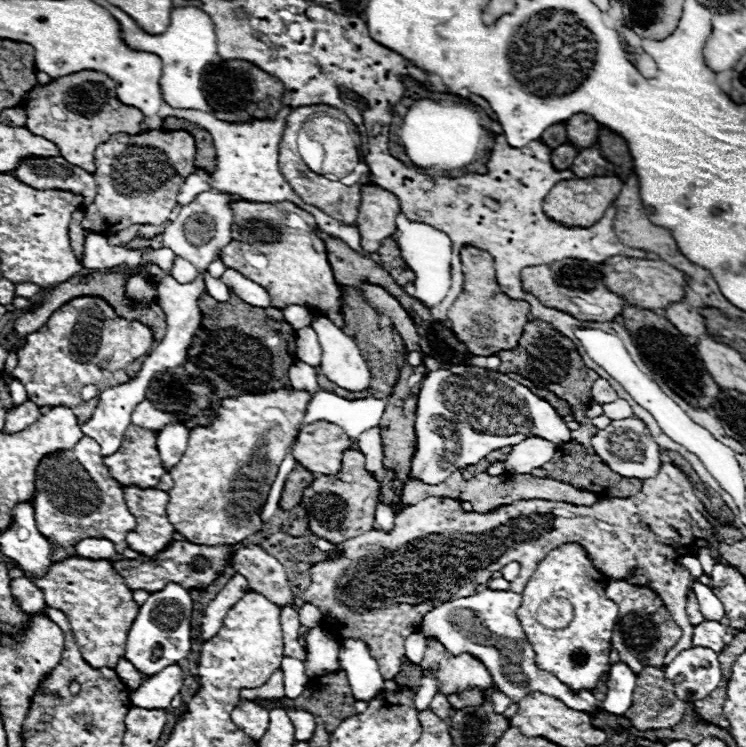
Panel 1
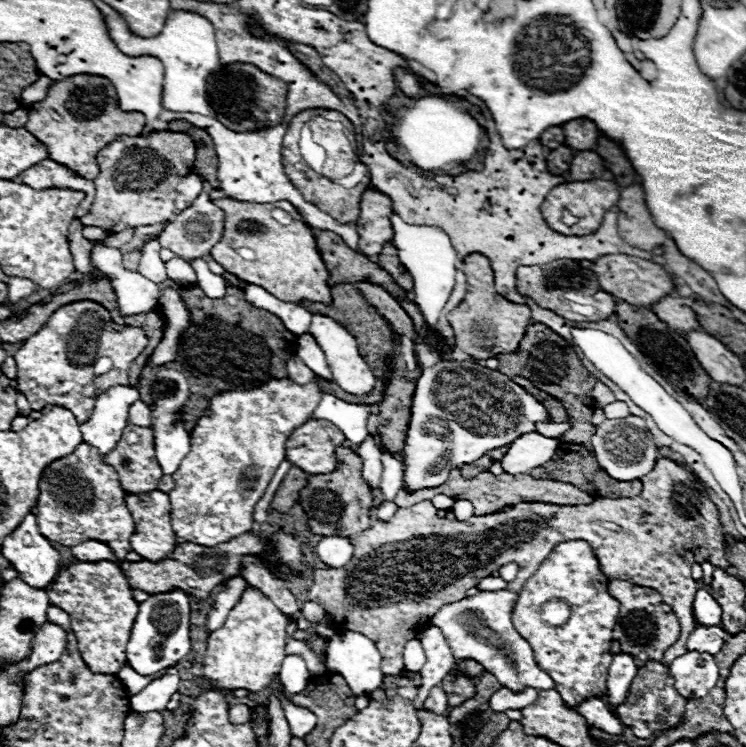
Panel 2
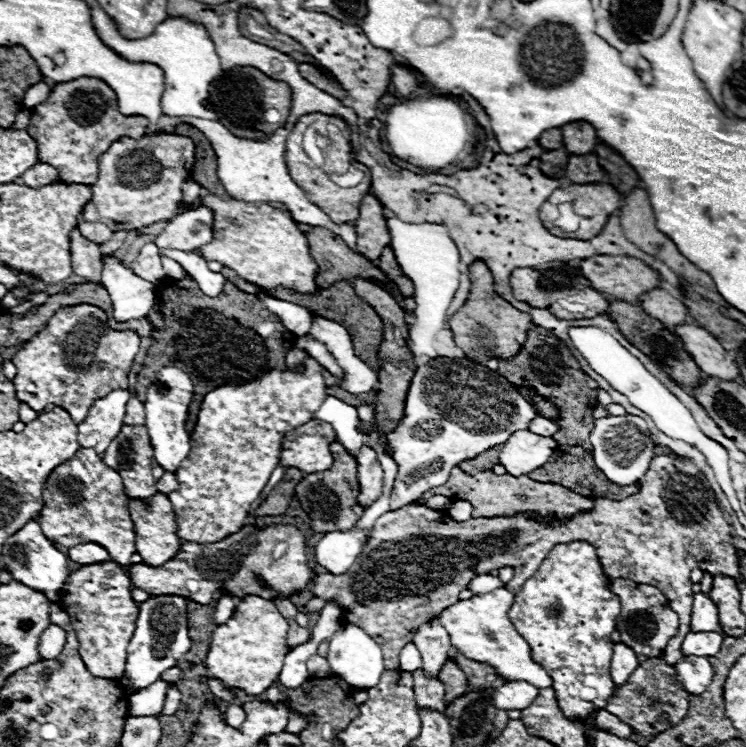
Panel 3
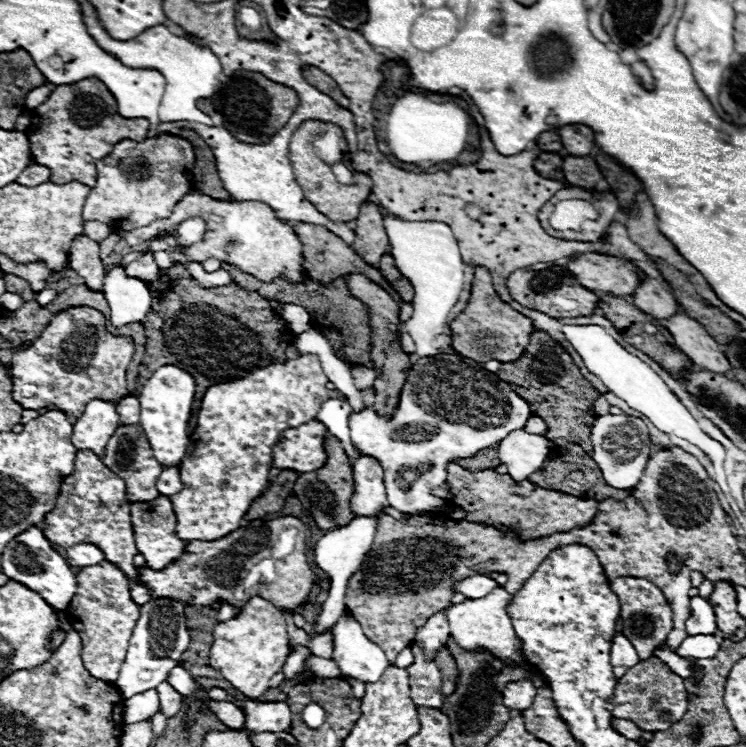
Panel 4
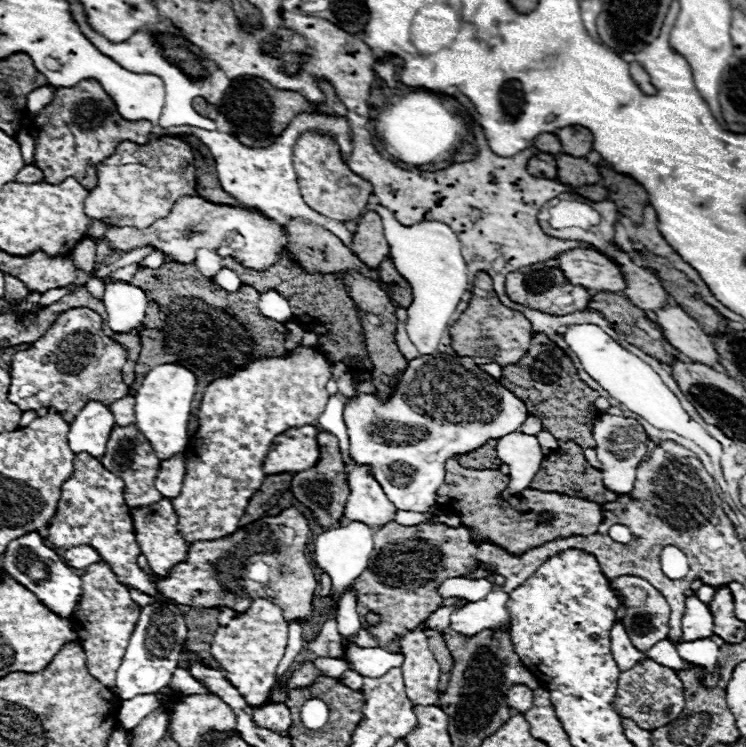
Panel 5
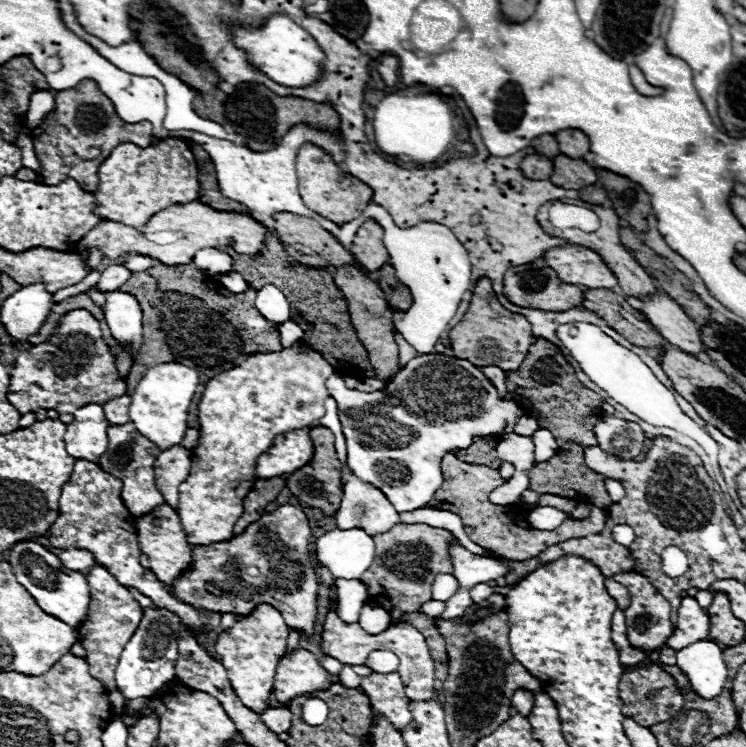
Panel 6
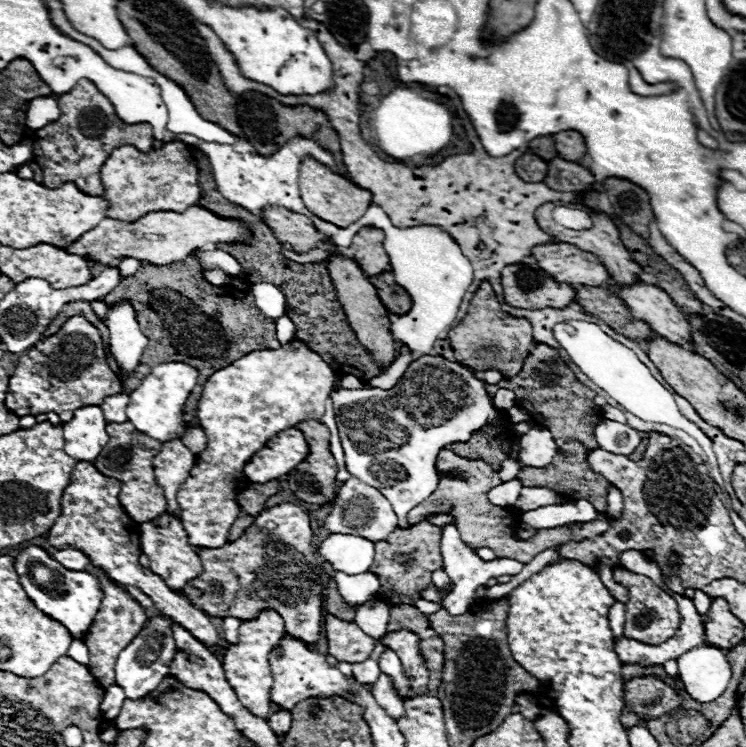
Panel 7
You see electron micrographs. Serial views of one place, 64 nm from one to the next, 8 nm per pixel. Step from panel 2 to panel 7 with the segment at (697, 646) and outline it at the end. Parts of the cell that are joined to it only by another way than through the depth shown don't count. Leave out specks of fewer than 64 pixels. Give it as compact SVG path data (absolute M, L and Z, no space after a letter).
M702 644L678 658L678 672L688 694L698 702L710 702L726 690L730 682L730 666L726 652Z

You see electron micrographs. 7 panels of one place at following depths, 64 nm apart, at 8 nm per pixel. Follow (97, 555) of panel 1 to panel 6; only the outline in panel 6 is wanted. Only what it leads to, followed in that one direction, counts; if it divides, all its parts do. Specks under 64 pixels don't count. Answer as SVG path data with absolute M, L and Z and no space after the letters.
M68 548L60 554L60 560L64 562L64 566L68 566L68 570L88 570L96 564L94 560L94 554L88 552L88 550L82 550L82 548Z

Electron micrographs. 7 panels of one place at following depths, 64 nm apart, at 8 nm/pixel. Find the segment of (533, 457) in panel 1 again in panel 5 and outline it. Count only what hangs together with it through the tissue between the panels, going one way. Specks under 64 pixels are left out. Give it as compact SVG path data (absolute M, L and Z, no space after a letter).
M512 432L498 440L498 458L510 466L508 494L518 494L530 486L532 476L538 472L544 458L536 436Z

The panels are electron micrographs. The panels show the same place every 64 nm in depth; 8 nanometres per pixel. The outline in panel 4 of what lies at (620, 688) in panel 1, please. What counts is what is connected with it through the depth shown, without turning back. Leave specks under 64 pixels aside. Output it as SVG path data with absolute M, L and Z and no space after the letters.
M622 634L614 636L610 650L612 650L610 654L612 654L612 666L614 666L616 678L622 678L632 666L636 666L638 654L636 654L634 646Z

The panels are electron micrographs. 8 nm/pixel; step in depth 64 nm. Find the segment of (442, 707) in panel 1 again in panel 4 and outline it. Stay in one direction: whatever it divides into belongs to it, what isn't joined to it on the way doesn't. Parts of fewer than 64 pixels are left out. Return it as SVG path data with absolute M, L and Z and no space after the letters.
M412 642L412 652L416 662L406 668L409 674L410 698L416 706L440 708L442 706L442 678L436 664L428 664L422 656L422 650Z

